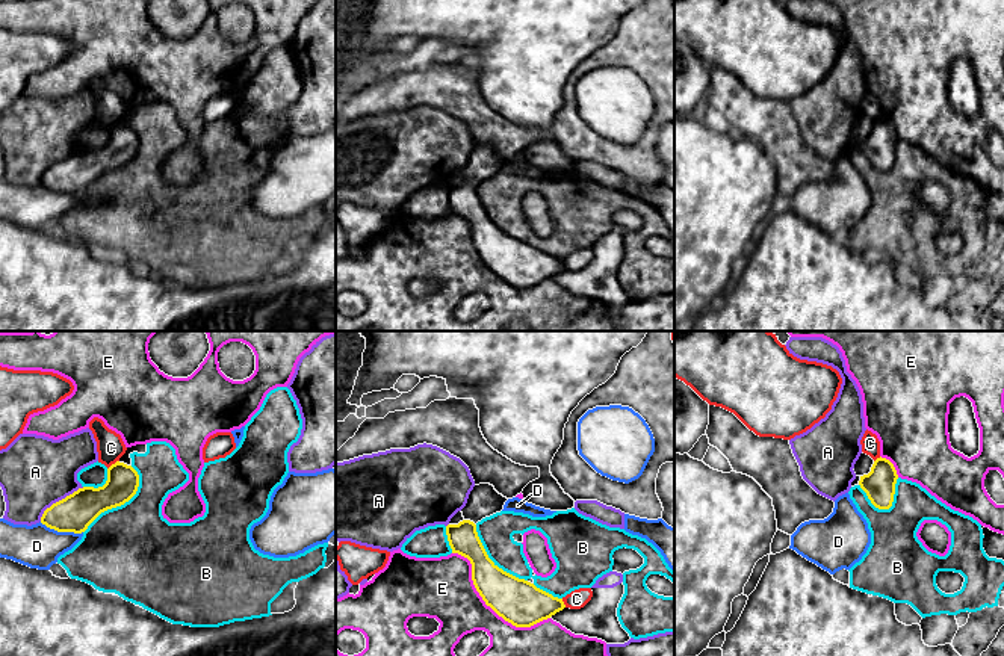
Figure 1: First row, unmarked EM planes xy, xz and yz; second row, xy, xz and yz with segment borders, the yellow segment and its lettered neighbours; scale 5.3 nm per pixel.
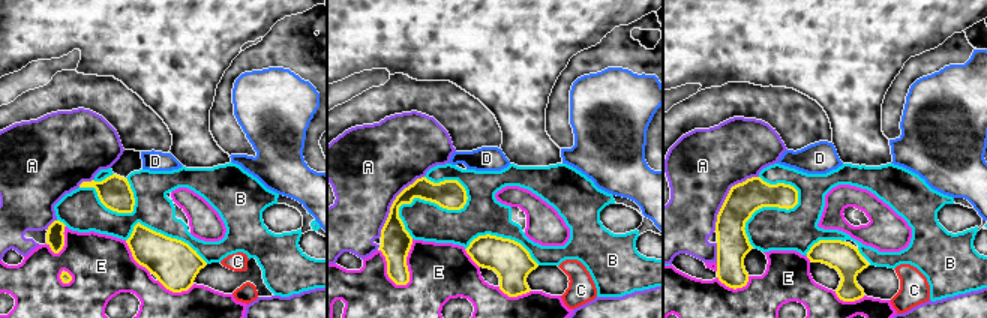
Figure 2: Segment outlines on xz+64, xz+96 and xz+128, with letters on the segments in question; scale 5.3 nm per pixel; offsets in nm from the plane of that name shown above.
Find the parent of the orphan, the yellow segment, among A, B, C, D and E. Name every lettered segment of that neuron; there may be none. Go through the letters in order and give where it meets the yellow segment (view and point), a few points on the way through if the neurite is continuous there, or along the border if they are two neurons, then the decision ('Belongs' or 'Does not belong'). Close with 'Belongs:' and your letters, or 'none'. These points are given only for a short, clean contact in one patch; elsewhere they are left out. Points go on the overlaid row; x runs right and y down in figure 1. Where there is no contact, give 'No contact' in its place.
A: Touches yellow at xy (59, 501). Does not belong
B: Touches yellow at xy (121, 504). Does not belong
C: Touches yellow at xy (112, 464). Does not belong
D: Touches yellow at xy (61, 531). Does not belong
E: Touches yellow at xz (489, 605). Does not belong
Belongs: none

